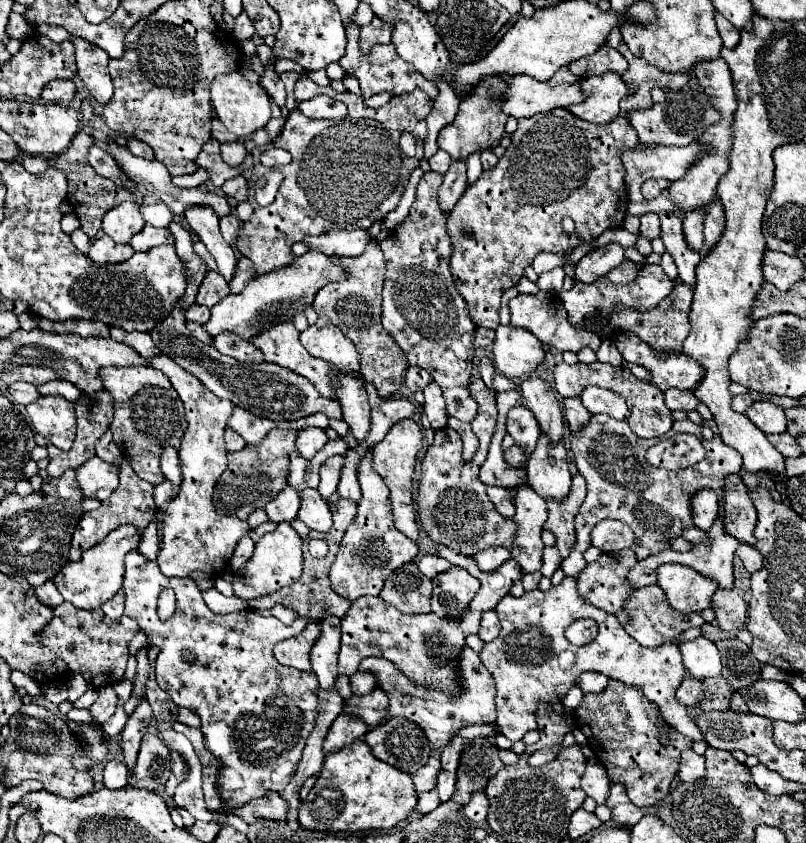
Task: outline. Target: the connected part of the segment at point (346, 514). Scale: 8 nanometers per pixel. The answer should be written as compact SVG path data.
M342 498L336 500L336 502L338 504L336 504L336 512L334 512L334 528L330 532L326 532L326 534L322 534L322 532L310 532L310 536L306 538L306 542L310 538L322 538L322 540L326 540L326 538L342 538L344 528L356 516L356 502L348 502L348 500L342 500Z

